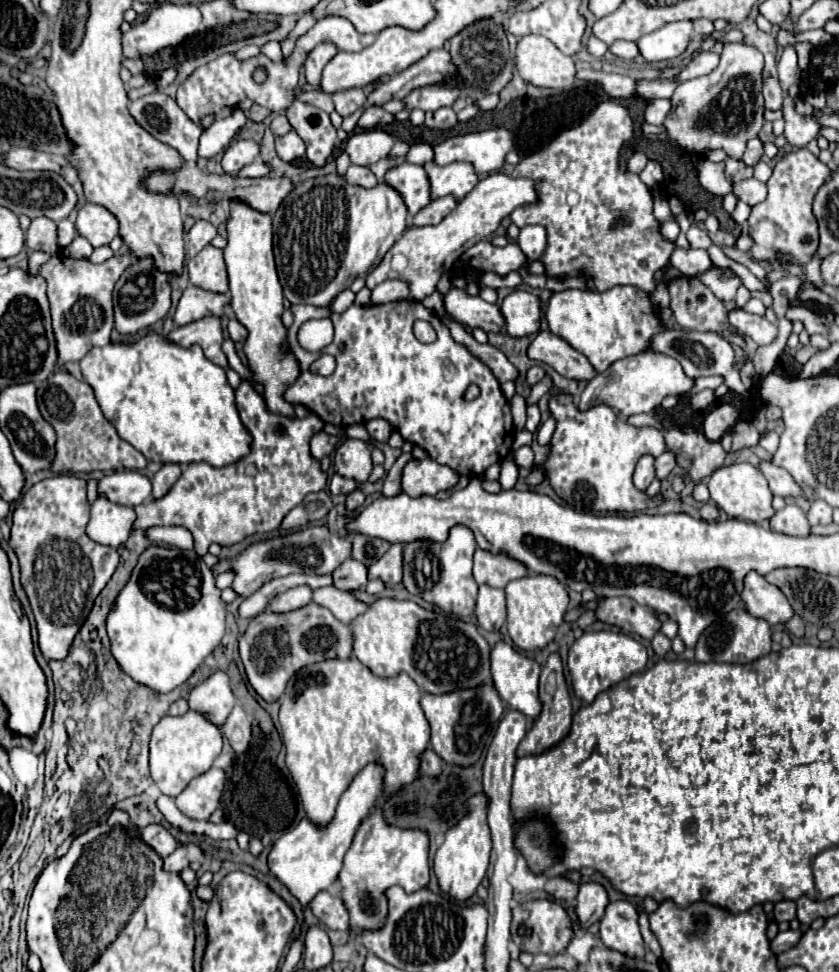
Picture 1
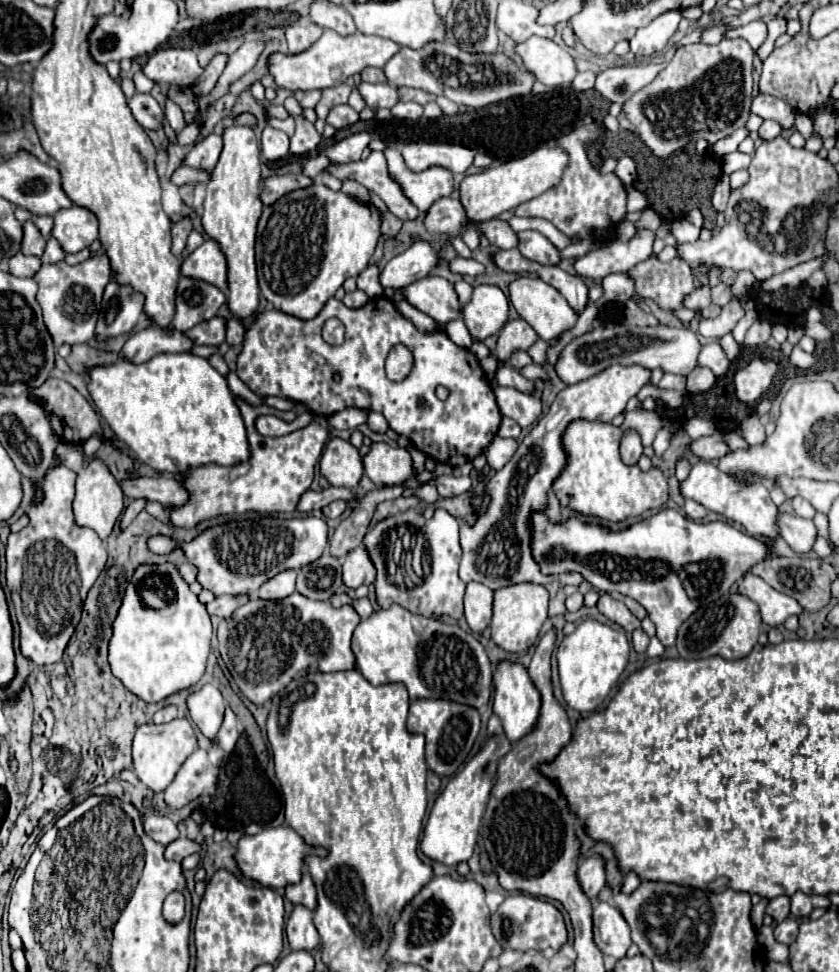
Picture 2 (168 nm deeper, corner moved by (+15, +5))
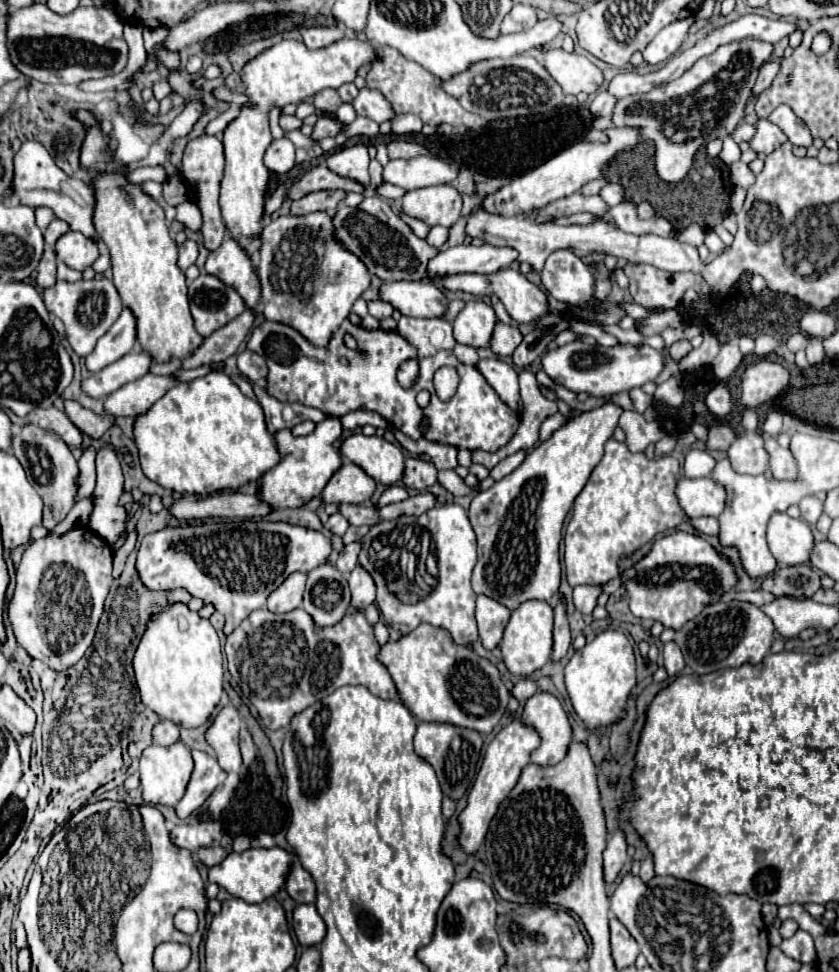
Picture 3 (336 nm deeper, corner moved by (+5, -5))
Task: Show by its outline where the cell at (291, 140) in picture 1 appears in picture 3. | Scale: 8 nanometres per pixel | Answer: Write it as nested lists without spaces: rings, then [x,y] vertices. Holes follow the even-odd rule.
[[[275,139],[267,153],[265,153],[265,165],[269,171],[275,173],[287,173],[295,165],[295,147],[289,139]]]

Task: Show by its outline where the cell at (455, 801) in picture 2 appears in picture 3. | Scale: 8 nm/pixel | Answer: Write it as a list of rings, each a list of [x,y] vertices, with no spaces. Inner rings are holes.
[[[519,719],[505,725],[497,733],[497,737],[489,743],[489,747],[485,751],[485,757],[483,757],[483,765],[477,773],[477,779],[475,779],[473,787],[469,789],[469,793],[467,793],[467,805],[457,817],[457,821],[461,825],[461,833],[457,835],[457,843],[467,855],[475,855],[477,849],[481,847],[481,843],[485,841],[489,823],[495,817],[495,813],[499,809],[499,803],[515,787],[521,769],[529,763],[529,755],[537,747],[539,747],[539,735],[533,729],[525,727]]]

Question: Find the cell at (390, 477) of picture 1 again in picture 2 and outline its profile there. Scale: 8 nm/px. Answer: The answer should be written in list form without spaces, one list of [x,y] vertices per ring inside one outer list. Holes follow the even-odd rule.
[[[439,463],[434,471],[425,469],[421,475],[407,480],[400,486],[385,487],[385,489],[377,489],[377,491],[367,493],[363,497],[363,501],[349,513],[349,517],[343,519],[339,523],[339,527],[335,529],[335,533],[329,541],[329,553],[337,559],[343,559],[351,549],[355,549],[363,543],[363,537],[369,529],[369,523],[371,523],[371,517],[373,517],[373,511],[375,511],[377,503],[387,501],[387,499],[397,499],[397,497],[403,495],[406,488],[417,487],[435,475],[448,475],[452,472],[453,468],[450,465]]]

